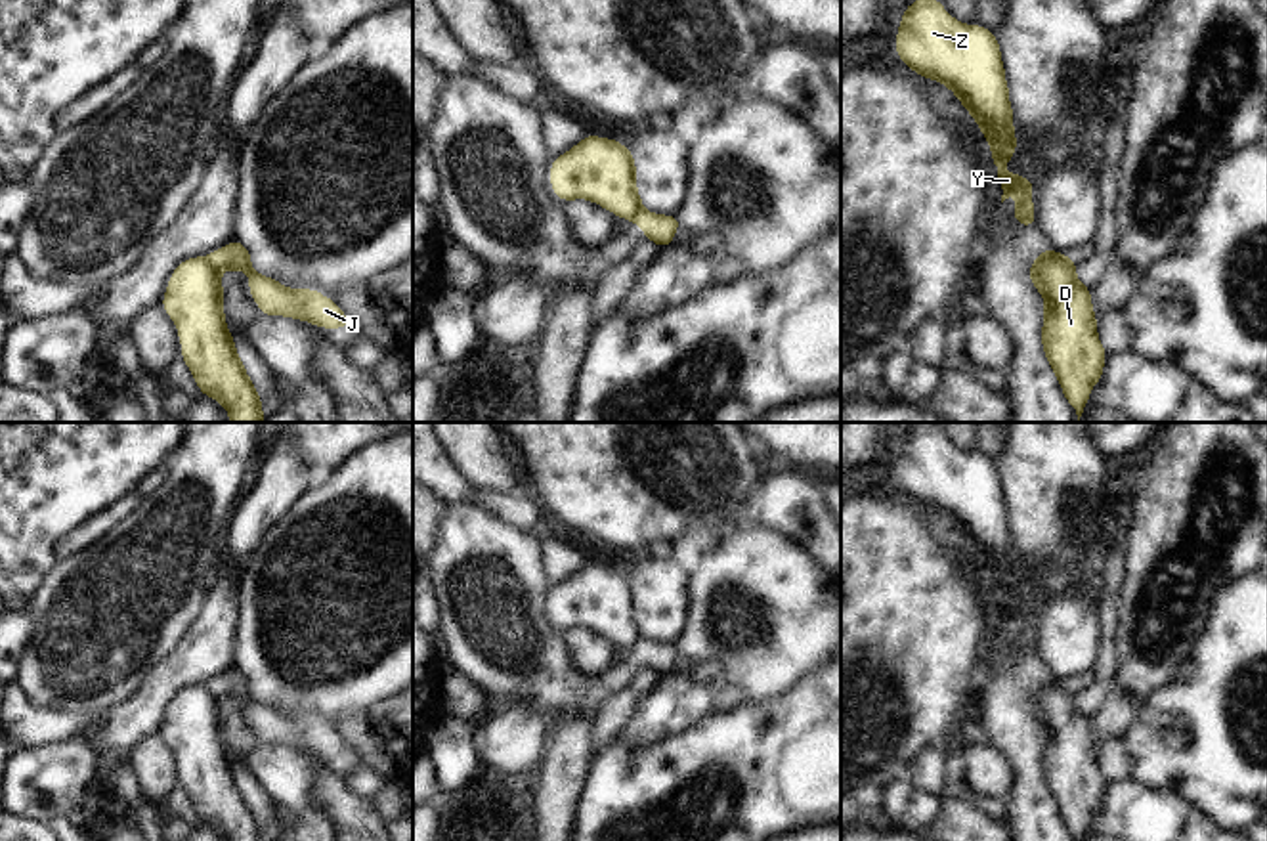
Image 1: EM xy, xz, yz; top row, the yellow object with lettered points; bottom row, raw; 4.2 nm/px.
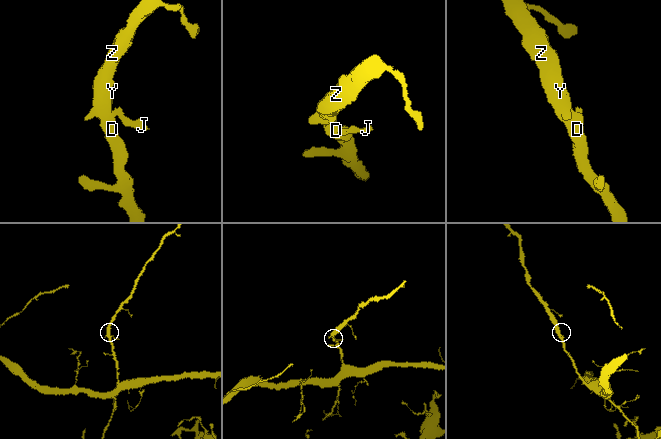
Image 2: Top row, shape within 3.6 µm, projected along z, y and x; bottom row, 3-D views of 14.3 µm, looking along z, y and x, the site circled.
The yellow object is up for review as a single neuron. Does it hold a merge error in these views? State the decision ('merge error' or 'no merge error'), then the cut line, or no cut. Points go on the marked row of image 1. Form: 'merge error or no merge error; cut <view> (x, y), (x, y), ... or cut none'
merge error; cut xy (209, 257), (220, 270)

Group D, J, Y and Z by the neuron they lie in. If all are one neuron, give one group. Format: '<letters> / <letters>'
D Y Z / J

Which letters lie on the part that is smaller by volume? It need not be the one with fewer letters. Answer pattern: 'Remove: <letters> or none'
Remove: J

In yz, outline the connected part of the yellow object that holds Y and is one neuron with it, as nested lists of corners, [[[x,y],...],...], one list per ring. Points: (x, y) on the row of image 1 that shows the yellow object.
[[[915,0],[904,10],[894,48],[913,73],[940,80],[973,115],[992,145],[1001,203],[1019,195],[1013,218],[1022,227],[1034,226],[1032,182],[1001,170],[1013,161],[1017,138],[998,36],[980,25],[961,25],[938,0]]]

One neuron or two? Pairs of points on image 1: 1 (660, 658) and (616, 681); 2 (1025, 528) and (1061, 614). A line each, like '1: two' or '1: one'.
1: one
2: two

